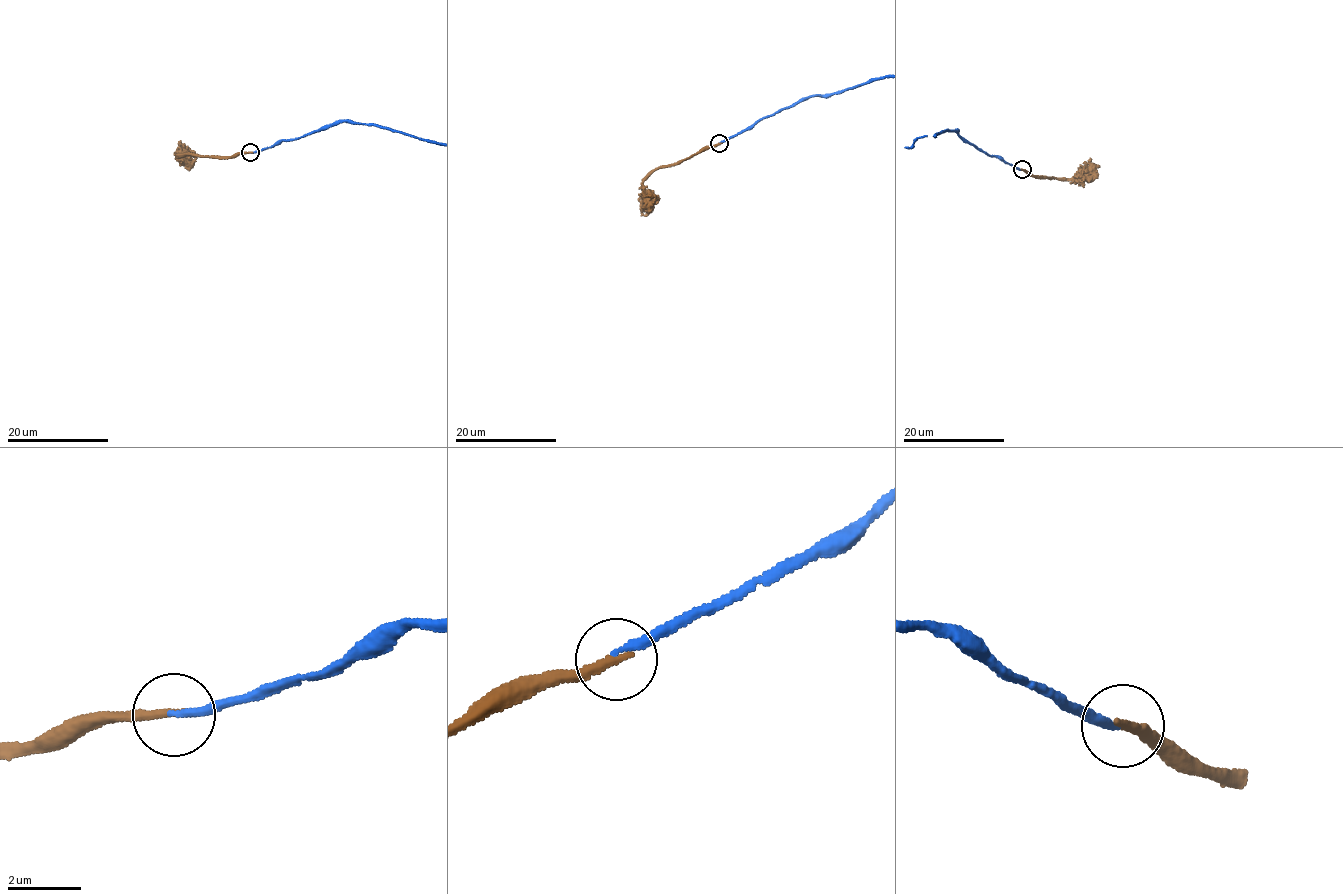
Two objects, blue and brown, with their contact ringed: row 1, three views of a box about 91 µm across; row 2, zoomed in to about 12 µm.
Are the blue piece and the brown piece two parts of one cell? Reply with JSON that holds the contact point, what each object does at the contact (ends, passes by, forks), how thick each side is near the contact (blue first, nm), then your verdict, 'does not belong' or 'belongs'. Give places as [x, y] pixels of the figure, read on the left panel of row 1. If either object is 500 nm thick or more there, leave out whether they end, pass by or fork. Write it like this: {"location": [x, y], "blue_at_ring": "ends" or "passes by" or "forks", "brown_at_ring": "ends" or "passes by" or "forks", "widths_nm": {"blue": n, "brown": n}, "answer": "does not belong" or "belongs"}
{"location": [250, 152], "blue_at_ring": "ends", "brown_at_ring": "ends", "widths_nm": {"blue": 200, "brown": 260}, "answer": "belongs"}

